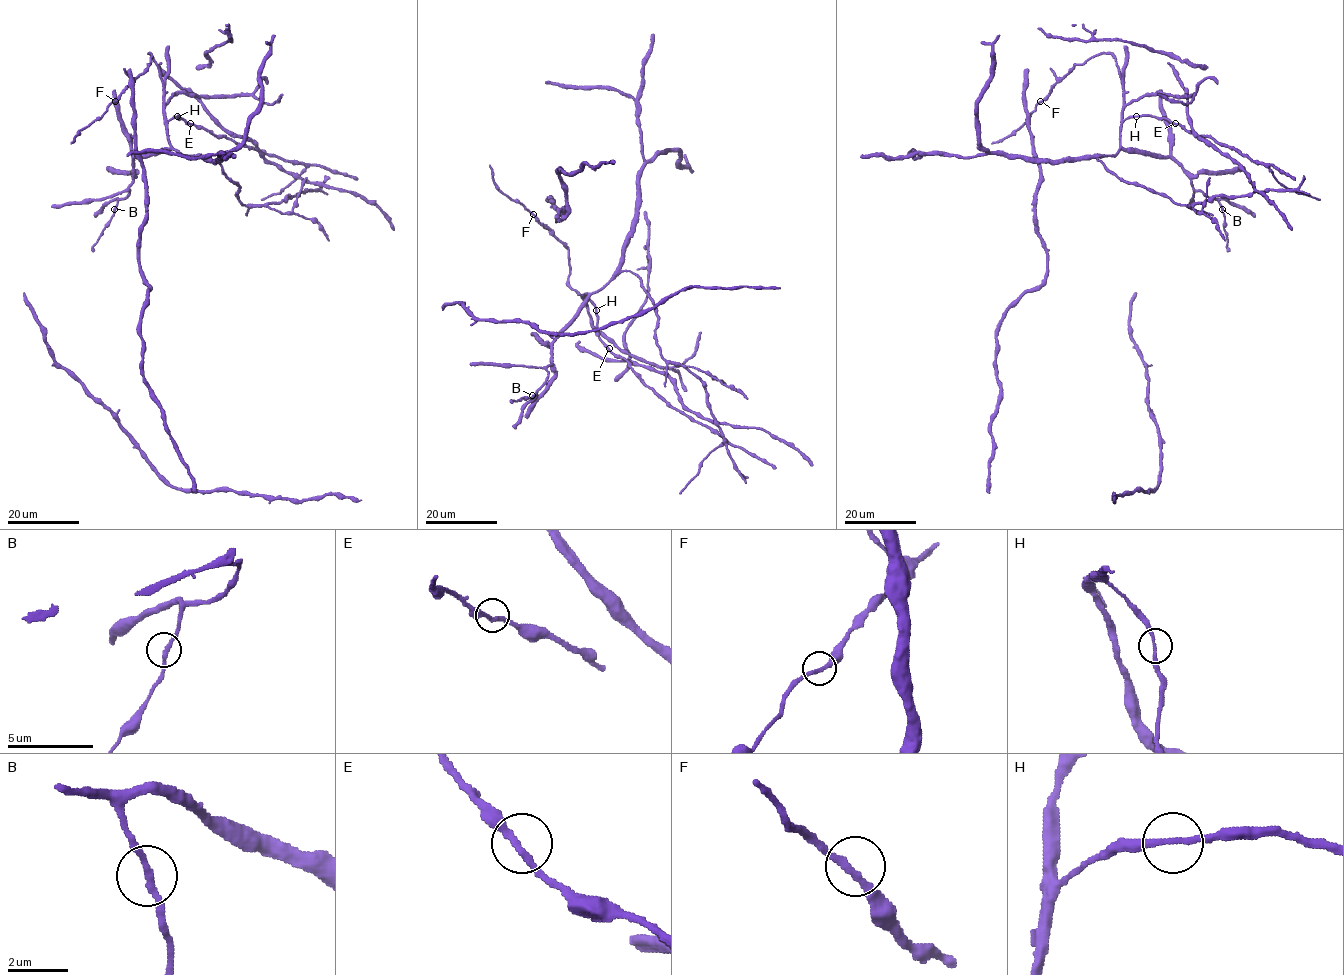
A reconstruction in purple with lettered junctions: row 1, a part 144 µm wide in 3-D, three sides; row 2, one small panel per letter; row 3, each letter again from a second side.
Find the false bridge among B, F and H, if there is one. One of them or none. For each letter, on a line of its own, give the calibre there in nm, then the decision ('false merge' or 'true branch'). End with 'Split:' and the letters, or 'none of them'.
B: 240 nm thick; true branch
F: 240 nm thick; true branch
H: 190 nm thick; true branch
Split: none of them

